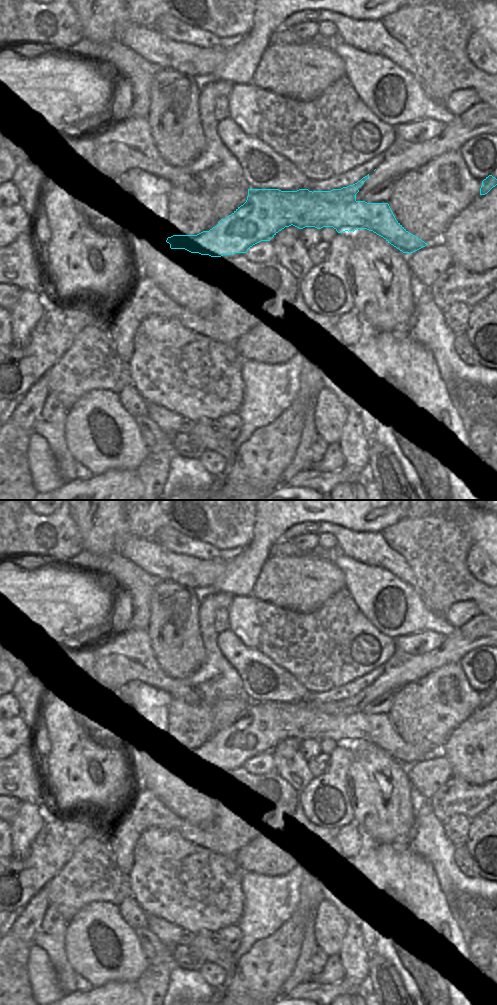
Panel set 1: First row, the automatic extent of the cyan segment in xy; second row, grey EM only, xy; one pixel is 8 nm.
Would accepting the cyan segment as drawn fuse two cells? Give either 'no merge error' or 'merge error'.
merge error

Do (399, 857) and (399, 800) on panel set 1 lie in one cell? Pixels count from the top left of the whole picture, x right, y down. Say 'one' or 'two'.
two

